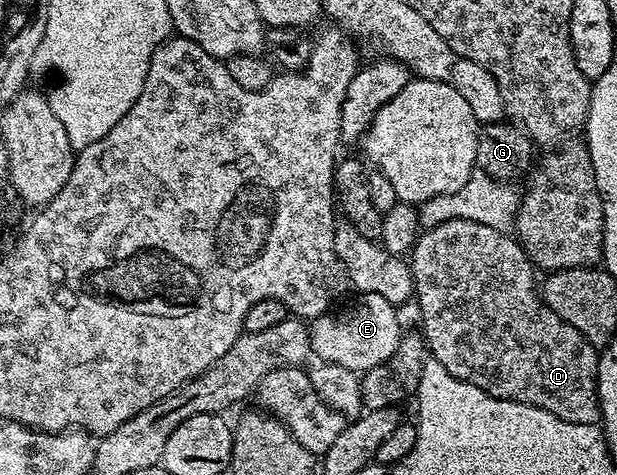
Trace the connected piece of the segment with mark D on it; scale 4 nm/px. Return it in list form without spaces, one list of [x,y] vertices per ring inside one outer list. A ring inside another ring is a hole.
[[[450,219],[449,222],[439,223],[437,226],[424,229],[417,236],[415,245],[412,246],[410,252],[410,264],[414,293],[422,309],[421,326],[425,346],[431,350],[430,357],[437,360],[450,375],[473,384],[474,387],[481,388],[490,396],[503,401],[517,401],[523,405],[533,405],[539,409],[545,409],[550,411],[550,415],[558,415],[558,419],[566,419],[570,423],[595,425],[599,422],[600,400],[596,394],[596,372],[600,362],[598,349],[590,344],[570,323],[559,318],[544,302],[541,290],[538,288],[538,277],[536,279],[537,270],[528,260],[528,255],[524,252],[519,240],[511,232],[495,229],[484,223],[471,222],[468,219]]]

